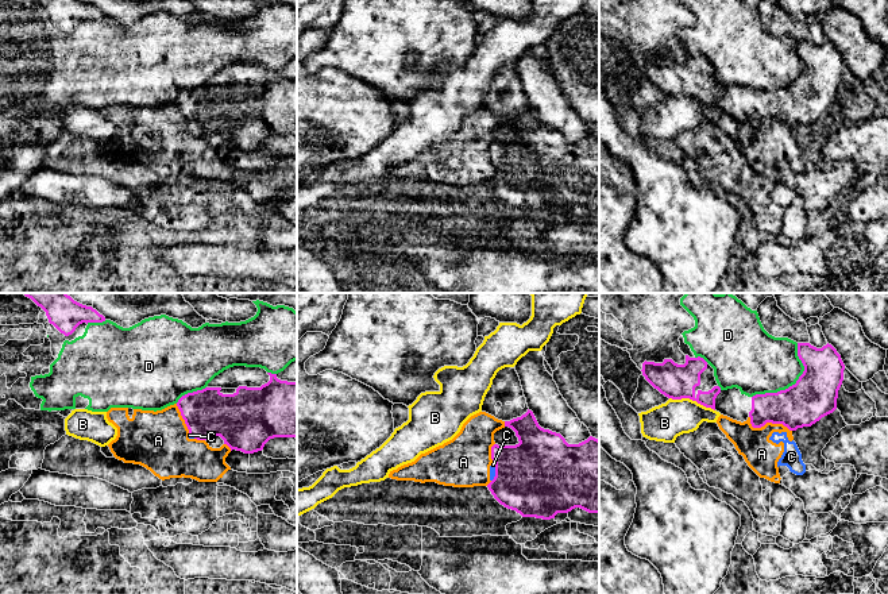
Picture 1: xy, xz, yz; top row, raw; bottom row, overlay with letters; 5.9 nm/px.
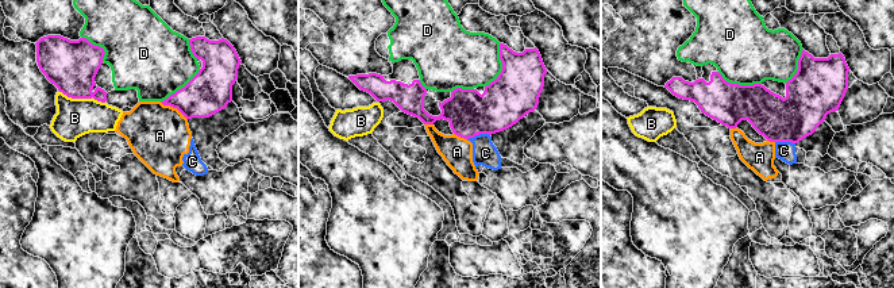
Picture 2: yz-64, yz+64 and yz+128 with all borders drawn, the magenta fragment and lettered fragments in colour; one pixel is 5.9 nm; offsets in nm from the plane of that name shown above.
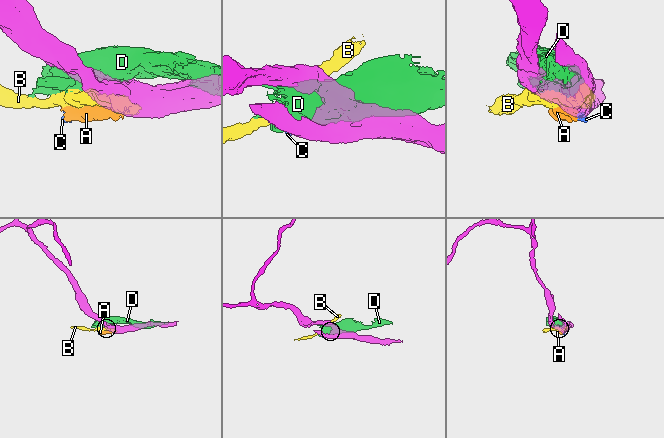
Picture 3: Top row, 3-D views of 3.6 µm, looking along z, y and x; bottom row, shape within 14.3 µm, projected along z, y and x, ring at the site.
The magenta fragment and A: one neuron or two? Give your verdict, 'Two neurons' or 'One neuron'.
Two neurons

